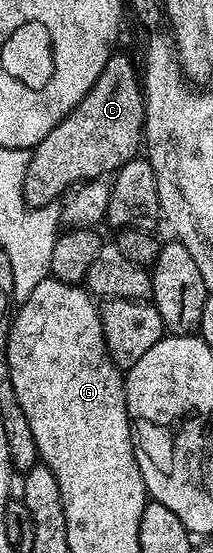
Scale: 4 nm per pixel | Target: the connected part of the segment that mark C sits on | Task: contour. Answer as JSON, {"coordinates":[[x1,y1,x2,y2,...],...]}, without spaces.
{"coordinates":[[113,53,108,58,106,69,102,69,90,93,86,93,76,108,58,125,54,125,50,133,46,133,39,145,31,148,24,182,24,199,29,207,45,207,47,203,56,203,65,192,75,188,81,181,107,176,107,171,115,173,126,165,126,161,137,158,139,151,136,150,139,147,141,150,144,139,144,88,137,64,135,67,126,56,120,54]]}

